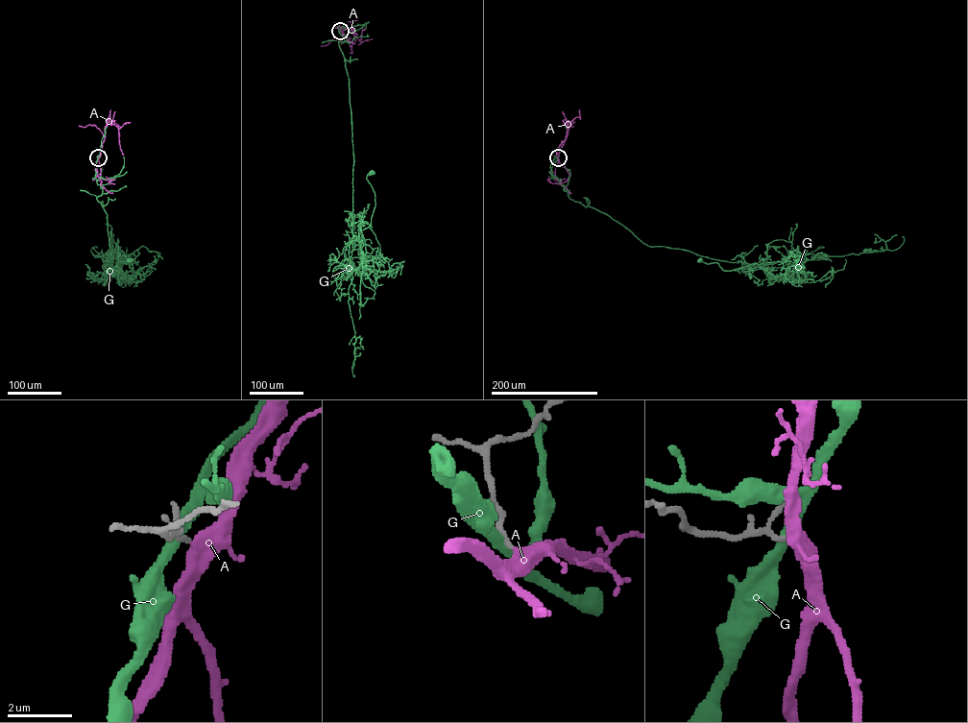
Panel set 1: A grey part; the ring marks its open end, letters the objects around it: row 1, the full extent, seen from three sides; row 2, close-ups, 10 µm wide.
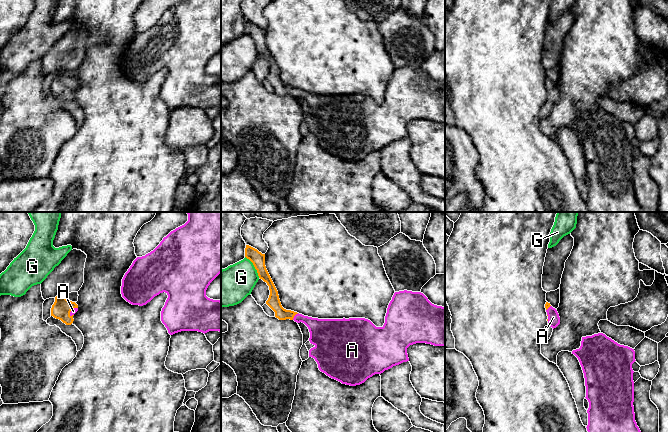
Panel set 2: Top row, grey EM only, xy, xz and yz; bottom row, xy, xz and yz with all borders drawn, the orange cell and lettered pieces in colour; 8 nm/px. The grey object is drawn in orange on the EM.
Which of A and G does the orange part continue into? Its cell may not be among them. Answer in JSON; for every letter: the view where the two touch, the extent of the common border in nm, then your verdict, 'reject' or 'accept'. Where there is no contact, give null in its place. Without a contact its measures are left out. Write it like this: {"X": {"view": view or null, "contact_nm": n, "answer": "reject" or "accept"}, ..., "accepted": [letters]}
{"A": {"view": "xz", "contact_nm": 80, "answer": "accept"}, "G": {"view": "xz", "contact_nm": 200, "answer": "reject"}, "accepted": ["A"]}

